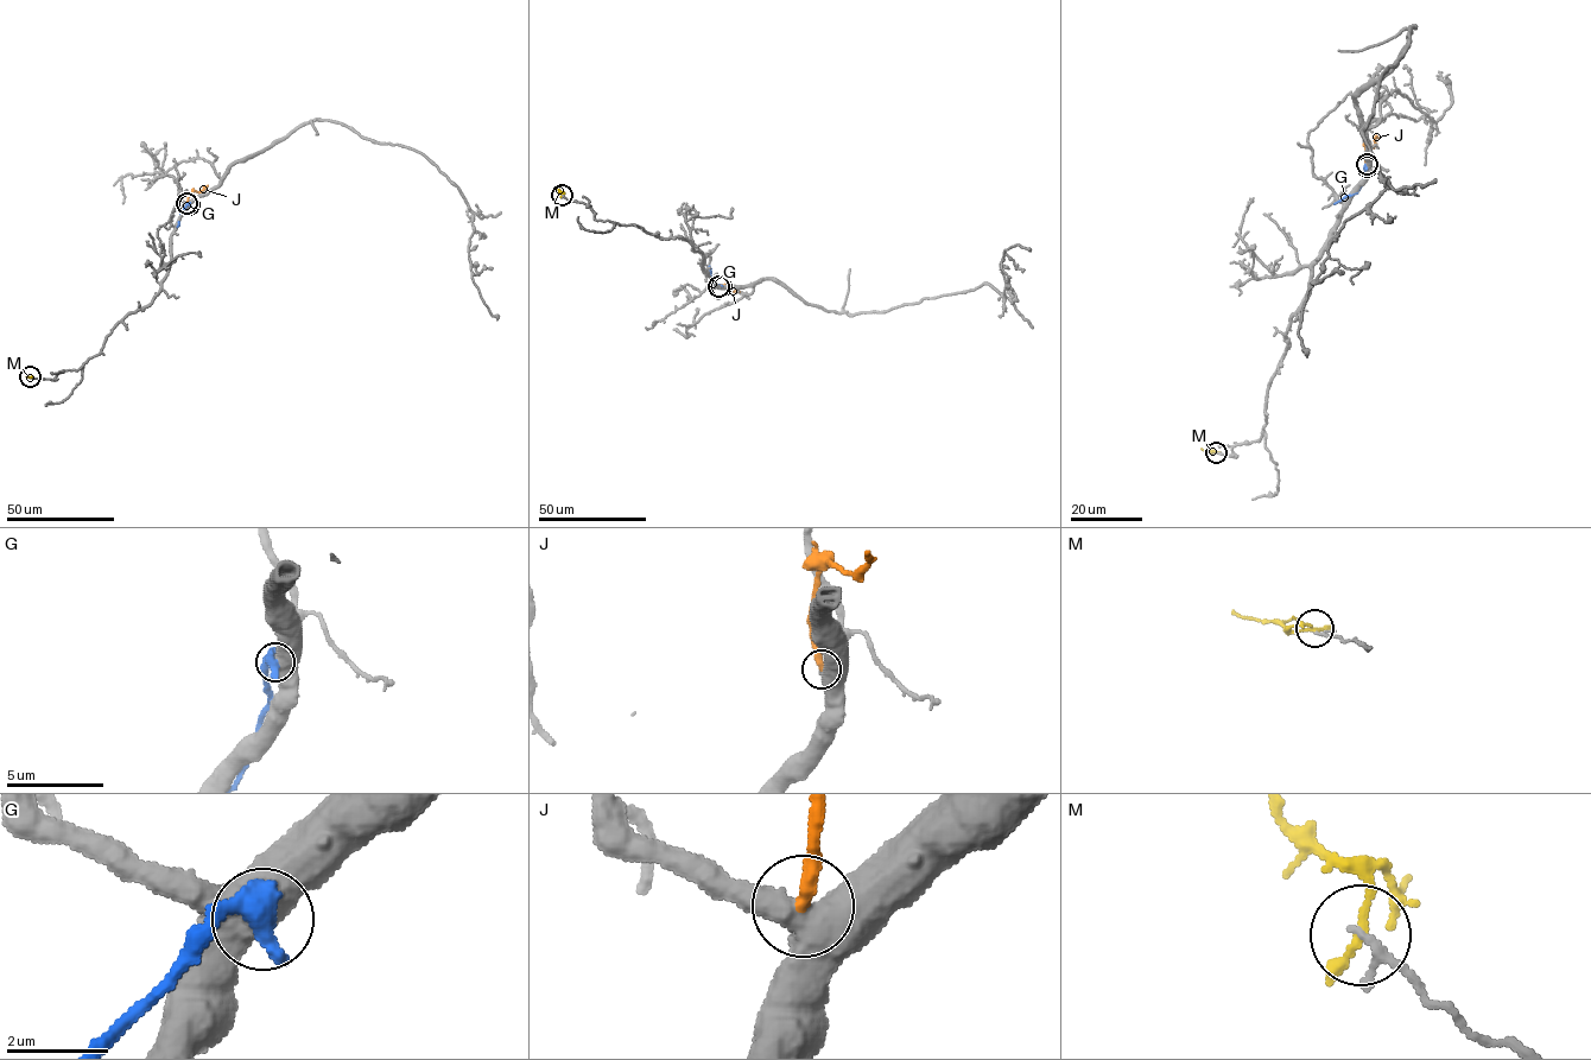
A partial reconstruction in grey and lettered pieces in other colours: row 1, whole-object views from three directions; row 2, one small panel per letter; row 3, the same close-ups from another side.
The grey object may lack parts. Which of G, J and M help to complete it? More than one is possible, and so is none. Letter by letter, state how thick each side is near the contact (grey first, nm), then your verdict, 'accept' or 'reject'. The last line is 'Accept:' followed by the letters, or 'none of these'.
G: calibres 750 and 600 nm; reject
J: calibres 550 and 320 nm; reject
M: calibres 180 and 240 nm; reject
Accept: none of these

